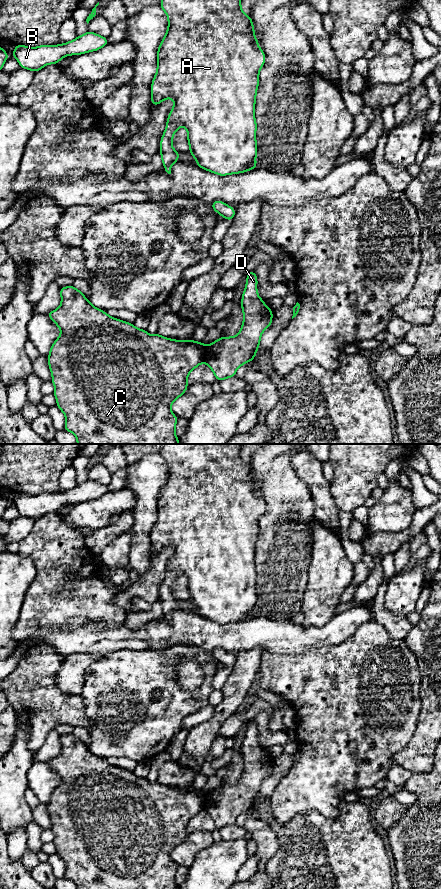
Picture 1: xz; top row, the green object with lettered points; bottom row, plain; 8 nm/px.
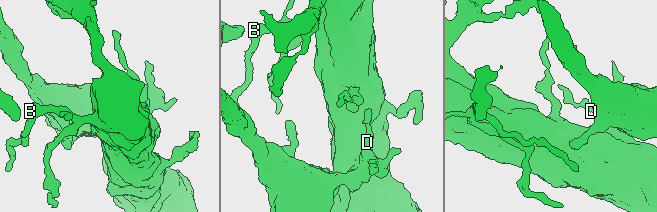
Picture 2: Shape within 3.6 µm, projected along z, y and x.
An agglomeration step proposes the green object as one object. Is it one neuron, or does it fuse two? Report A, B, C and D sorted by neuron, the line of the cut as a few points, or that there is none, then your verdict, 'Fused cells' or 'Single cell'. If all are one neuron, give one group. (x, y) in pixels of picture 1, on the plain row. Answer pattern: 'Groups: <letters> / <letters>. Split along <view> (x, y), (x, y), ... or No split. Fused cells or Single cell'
Groups: A B D / C. Split along xz (206, 794), (204, 809). Fused cells

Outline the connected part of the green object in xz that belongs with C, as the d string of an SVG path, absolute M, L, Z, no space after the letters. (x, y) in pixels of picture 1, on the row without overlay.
M74 734L60 735L60 742L61 754L46 762L61 778L61 782L50 796L47 810L52 822L51 830L55 835L53 843L57 848L56 854L66 865L64 878L73 881L77 889L179 889L175 882L178 865L172 861L171 853L187 838L189 821L205 810L206 794L202 790L193 788L165 786L158 781L149 783L145 777L137 777L132 771L110 765L105 759L94 755Z

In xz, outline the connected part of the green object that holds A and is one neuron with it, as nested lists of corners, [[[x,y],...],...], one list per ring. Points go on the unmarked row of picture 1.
[[[162,444],[159,454],[167,462],[168,477],[157,499],[157,520],[151,533],[151,552],[153,554],[159,553],[167,546],[172,546],[174,548],[174,554],[169,560],[166,576],[159,594],[164,618],[168,622],[171,622],[172,612],[179,609],[180,600],[173,597],[172,587],[180,574],[184,574],[187,577],[187,588],[190,595],[189,602],[196,607],[196,613],[202,617],[220,624],[226,624],[258,616],[256,612],[257,589],[255,583],[257,571],[255,569],[255,549],[257,536],[259,534],[259,519],[265,512],[266,507],[264,499],[258,494],[258,488],[254,482],[255,478],[251,464],[244,462],[241,457],[241,444]]]

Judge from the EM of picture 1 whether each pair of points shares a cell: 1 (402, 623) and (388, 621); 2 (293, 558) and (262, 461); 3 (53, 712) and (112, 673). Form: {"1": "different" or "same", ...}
{"1": "same", "2": "same", "3": "different"}

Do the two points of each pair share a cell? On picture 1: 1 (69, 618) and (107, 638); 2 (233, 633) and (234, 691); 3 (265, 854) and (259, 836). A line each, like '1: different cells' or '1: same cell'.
1: different cells
2: different cells
3: same cell

